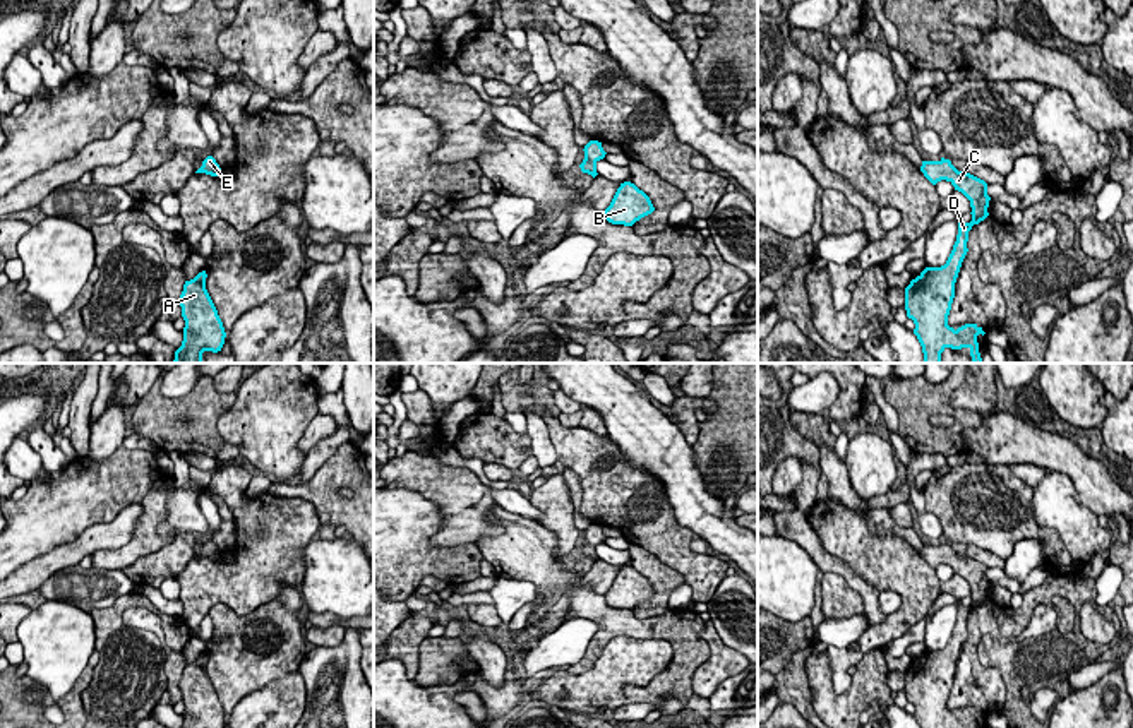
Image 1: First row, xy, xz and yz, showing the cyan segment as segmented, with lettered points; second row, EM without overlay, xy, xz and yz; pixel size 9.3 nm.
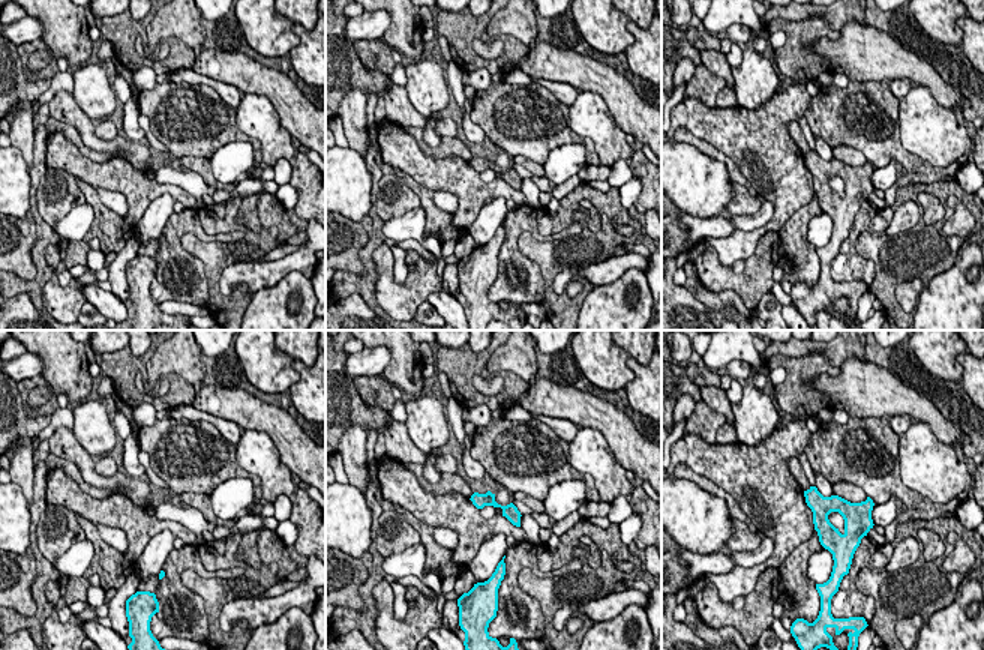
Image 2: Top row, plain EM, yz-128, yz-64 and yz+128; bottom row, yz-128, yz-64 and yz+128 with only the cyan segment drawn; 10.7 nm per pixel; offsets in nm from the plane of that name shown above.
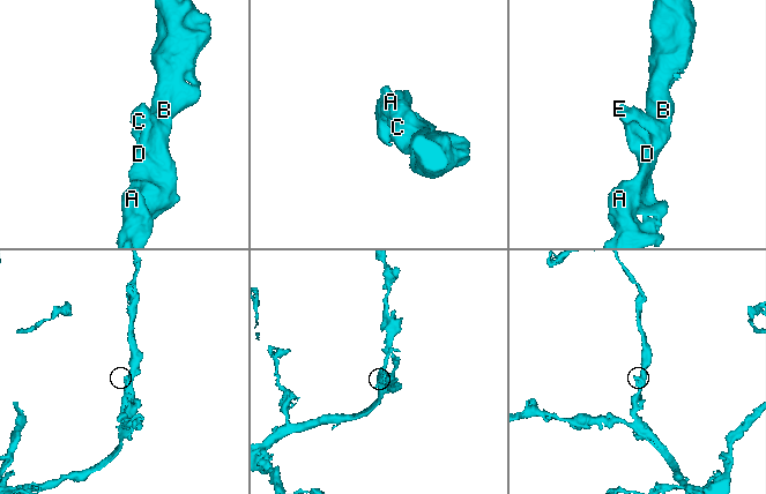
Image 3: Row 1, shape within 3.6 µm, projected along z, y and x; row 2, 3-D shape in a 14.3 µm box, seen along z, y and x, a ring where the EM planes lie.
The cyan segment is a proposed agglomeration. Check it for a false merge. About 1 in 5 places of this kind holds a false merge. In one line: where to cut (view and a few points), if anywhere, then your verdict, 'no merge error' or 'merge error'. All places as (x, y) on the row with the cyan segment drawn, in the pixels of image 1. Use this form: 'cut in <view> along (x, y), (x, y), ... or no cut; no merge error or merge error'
no cut; no merge error

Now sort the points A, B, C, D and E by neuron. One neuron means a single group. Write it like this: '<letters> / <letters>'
A B C D E

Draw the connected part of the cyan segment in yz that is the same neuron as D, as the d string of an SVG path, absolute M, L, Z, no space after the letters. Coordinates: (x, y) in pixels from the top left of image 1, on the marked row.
M950 159L922 161L920 171L936 185L941 180L950 182L955 190L962 192L972 207L972 221L958 221L958 235L953 250L941 267L926 267L905 288L907 317L914 320L924 363L941 363L941 353L946 348L968 348L974 363L982 363L977 336L986 334L977 324L965 324L956 331L948 325L948 315L955 298L955 283L962 262L968 252L968 231L974 224L984 221L989 212L987 183L967 171L958 171Z

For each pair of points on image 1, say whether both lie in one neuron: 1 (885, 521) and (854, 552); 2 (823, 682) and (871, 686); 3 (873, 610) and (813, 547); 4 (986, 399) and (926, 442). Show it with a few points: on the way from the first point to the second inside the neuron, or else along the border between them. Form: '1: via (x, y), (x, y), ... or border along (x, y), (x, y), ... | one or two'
1: border along (883, 530), (904, 538), (917, 552) | two
2: via (832, 694), (835, 698), (856, 698), (859, 694) | one
3: via (868, 593), (842, 567), (830, 562) | one
4: border along (962, 381), (950, 406), (969, 408), (979, 415) | two

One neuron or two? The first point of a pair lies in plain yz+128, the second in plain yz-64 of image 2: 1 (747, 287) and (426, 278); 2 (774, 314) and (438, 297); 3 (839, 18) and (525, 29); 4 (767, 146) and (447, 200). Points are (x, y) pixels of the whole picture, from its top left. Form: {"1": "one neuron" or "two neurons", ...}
{"1": "one neuron", "2": "two neurons", "3": "one neuron", "4": "two neurons"}

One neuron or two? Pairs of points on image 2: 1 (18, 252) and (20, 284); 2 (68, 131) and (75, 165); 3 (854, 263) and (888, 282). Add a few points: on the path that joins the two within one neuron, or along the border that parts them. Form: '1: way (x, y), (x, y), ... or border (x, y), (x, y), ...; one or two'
1: border (35, 243), (32, 261), (36, 275), (26, 281); two
2: border (47, 134), (62, 132), (86, 156), (96, 161); two
3: border (855, 246), (873, 263), (875, 278), (869, 288); two

